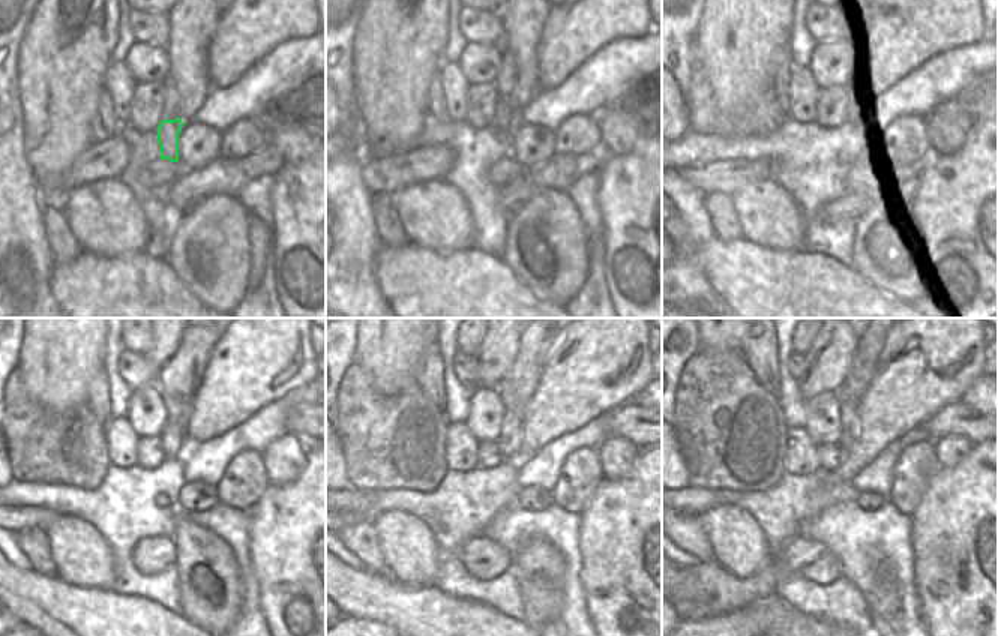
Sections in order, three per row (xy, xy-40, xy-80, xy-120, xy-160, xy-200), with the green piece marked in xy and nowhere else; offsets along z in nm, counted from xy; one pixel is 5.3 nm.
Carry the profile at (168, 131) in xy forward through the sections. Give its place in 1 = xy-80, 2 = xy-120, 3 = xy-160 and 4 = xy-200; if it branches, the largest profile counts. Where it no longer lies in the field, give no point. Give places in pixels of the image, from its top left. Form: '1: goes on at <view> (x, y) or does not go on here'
1: goes on at xy-80 (844, 108)
2: goes on at xy-120 (173, 438)
3: goes on at xy-160 (511, 437)
4: goes on at xy-200 (848, 419)

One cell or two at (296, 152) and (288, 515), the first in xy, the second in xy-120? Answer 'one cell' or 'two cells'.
two cells

